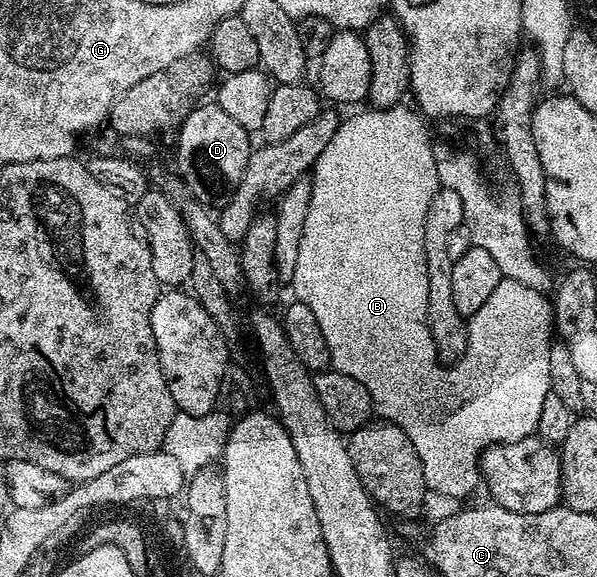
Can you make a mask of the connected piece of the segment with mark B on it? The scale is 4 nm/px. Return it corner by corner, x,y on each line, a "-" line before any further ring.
395,106
393,108
379,108
377,110
369,110
370,112
358,112
355,116
350,116
341,121
336,130
336,134
332,134
332,142
328,142
328,146
324,146
324,154
320,154
320,158
313,166
312,179
312,198
308,202
308,218
304,218
304,234
300,238
300,258
296,258
296,270
294,271
294,279
292,287
297,299
304,306
308,306
308,310
312,310
312,314
316,314
316,322
320,322
320,331
324,333
324,342
328,342
328,354
330,355
330,368
340,374
348,374
348,378
356,378
356,382
360,382
360,386
364,386
368,390
368,394
372,398
377,415
381,419
389,420
390,423
400,426
400,430
404,430
404,434
408,434
408,442
412,442
412,446
416,446
416,454
420,454
420,466
424,470
424,482
427,489
431,493
439,492
442,496
470,496
483,483
482,469
480,461
482,451
490,448
493,444
515,444
521,440
531,439
538,431
538,423
540,422
540,410
544,406
544,398
550,393
550,379
548,378
548,362
550,361
550,346
552,343
552,304
543,293
536,290
528,290
528,286
520,286
520,282
512,282
503,278
500,286
496,286
496,290
492,290
492,295
488,297
488,302
484,302
484,306
480,306
480,310
476,310
476,314
469,317
468,331
466,333
466,351
457,357
458,364
454,364
451,368
445,368
438,359
440,353
438,347
434,344
434,339
430,333
428,326
428,270
426,269
426,259
424,258
424,218
428,214
428,206
432,202
432,198
438,193
439,183
436,174
436,162
434,161
434,144
430,136
426,133
427,121
413,107

